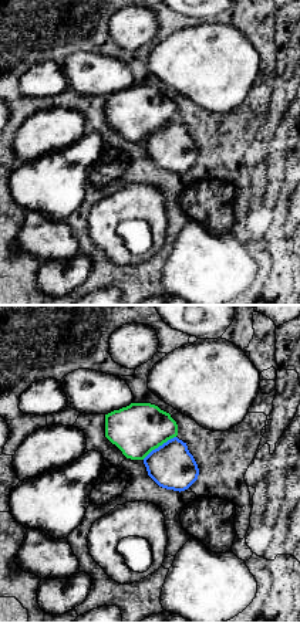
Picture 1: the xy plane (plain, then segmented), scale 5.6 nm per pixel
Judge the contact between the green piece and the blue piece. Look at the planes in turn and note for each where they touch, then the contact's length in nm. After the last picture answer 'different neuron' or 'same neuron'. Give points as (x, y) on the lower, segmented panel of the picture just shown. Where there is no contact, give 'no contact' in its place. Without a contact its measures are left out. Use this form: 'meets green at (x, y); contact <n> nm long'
meets green at (158, 446); contact 240 nm long

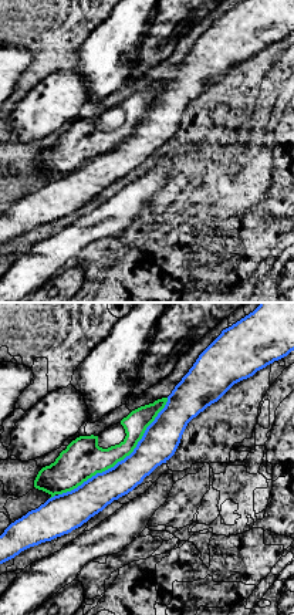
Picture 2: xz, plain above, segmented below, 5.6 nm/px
meets green at (121, 459); contact 850 nm long

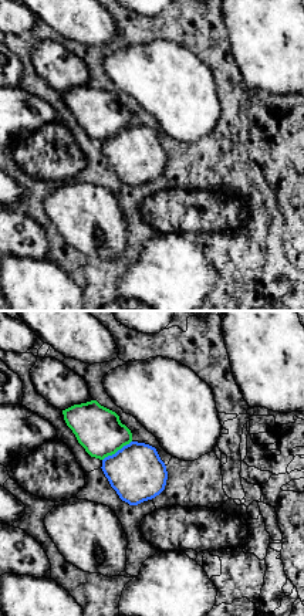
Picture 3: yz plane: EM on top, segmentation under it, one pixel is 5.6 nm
meets green at (117, 450); contact 200 nm long

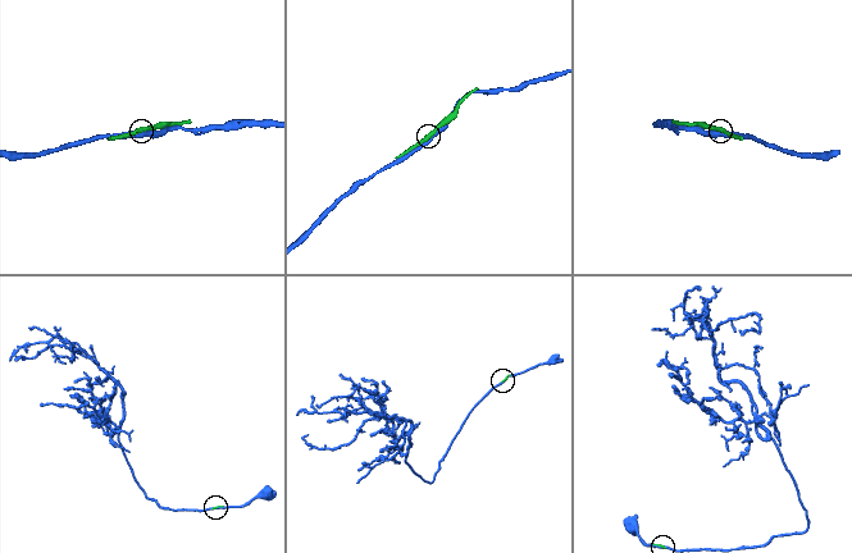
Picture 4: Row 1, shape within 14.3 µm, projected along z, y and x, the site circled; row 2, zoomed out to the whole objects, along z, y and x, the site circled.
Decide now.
different neuron

